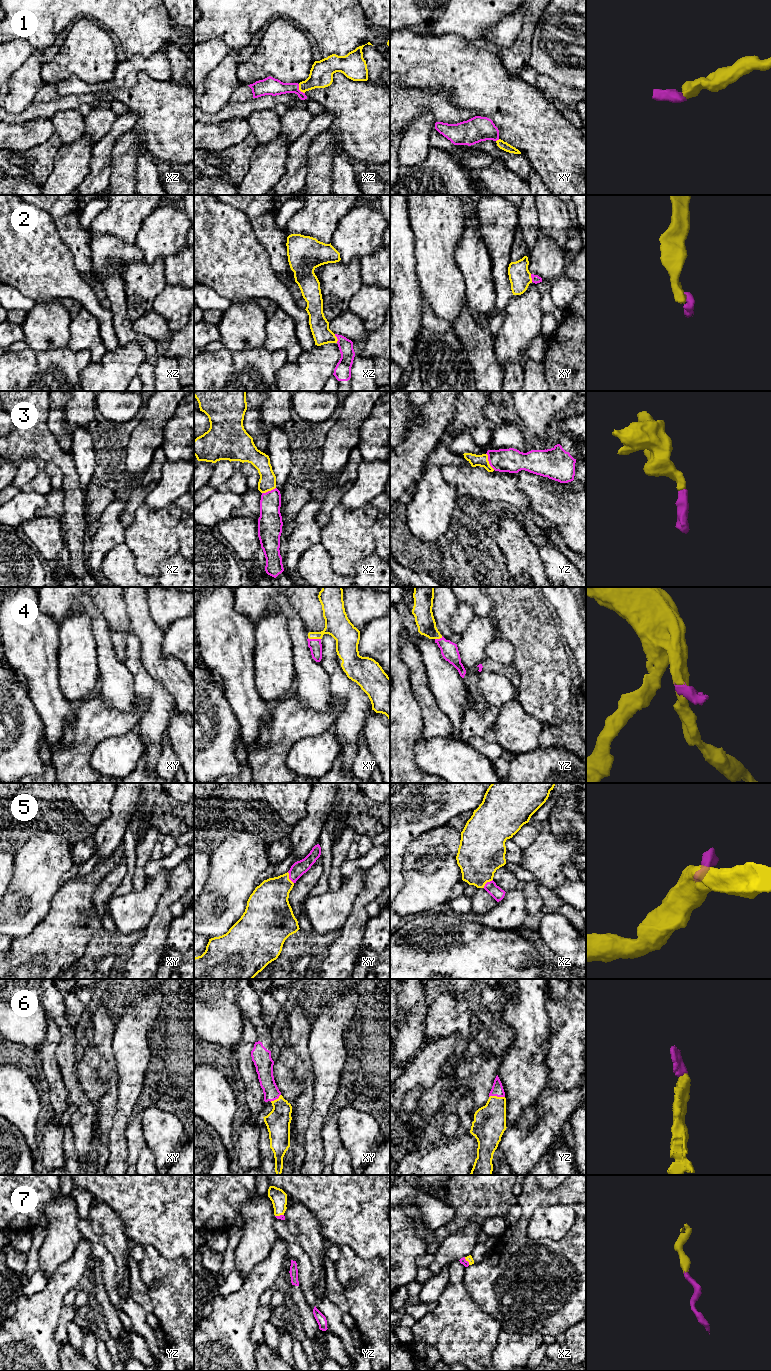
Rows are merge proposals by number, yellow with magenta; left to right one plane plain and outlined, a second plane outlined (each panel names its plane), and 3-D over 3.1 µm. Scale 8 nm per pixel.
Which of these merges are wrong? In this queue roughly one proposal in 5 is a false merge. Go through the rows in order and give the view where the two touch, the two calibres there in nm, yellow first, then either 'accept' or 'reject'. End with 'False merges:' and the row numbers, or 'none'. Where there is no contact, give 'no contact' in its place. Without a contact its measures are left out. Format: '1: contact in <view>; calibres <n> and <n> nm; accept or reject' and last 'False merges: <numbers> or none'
1: contact in xz; calibres 190 and 140 nm; accept
2: contact in xz; calibres 150 and 130 nm; accept
3: contact in yz; calibres 100 and 200 nm; accept
4: contact in xy; calibres 200 and 100 nm; accept
5: contact in xy; calibres 300 and 110 nm; accept
6: contact in yz; calibres 260 and 100 nm; accept
7: contact in yz; calibres 130 and 50 nm; accept
False merges: none

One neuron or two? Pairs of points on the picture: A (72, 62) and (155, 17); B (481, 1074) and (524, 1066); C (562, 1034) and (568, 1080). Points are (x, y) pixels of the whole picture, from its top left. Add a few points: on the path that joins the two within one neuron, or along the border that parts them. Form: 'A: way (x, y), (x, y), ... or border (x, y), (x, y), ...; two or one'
A: border (87, 18), (95, 21), (107, 31); two
B: border (503, 1055), (503, 1060), (497, 1074); two
C: way (565, 1045), (564, 1069); one

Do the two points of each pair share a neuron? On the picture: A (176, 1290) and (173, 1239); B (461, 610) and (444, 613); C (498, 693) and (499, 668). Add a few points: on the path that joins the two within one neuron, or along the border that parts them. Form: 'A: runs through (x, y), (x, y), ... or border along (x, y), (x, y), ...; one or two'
A: border along (154, 1247), (167, 1258), (183, 1260); two
B: border along (459, 603), (451, 619), (451, 629), (454, 633); two
C: border along (482, 670), (505, 675), (516, 688); two

